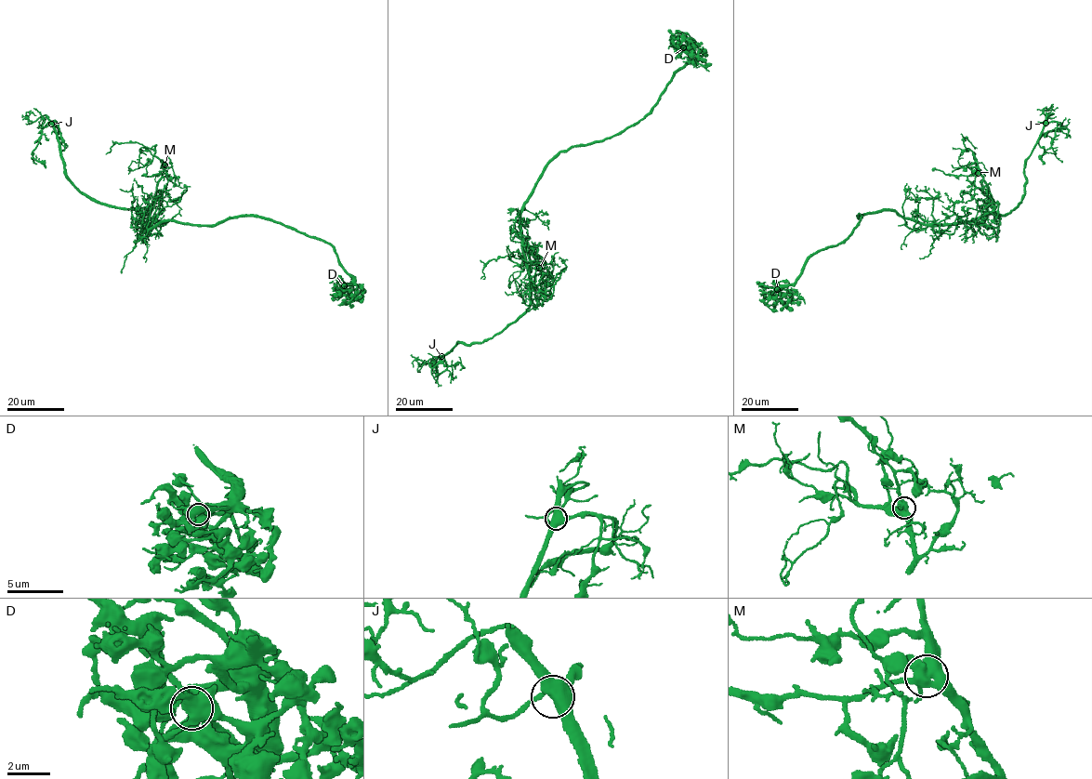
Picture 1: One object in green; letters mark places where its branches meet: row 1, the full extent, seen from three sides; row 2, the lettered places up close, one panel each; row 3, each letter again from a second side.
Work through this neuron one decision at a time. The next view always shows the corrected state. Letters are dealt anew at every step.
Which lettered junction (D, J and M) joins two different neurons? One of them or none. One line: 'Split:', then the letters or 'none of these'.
Split: none of these

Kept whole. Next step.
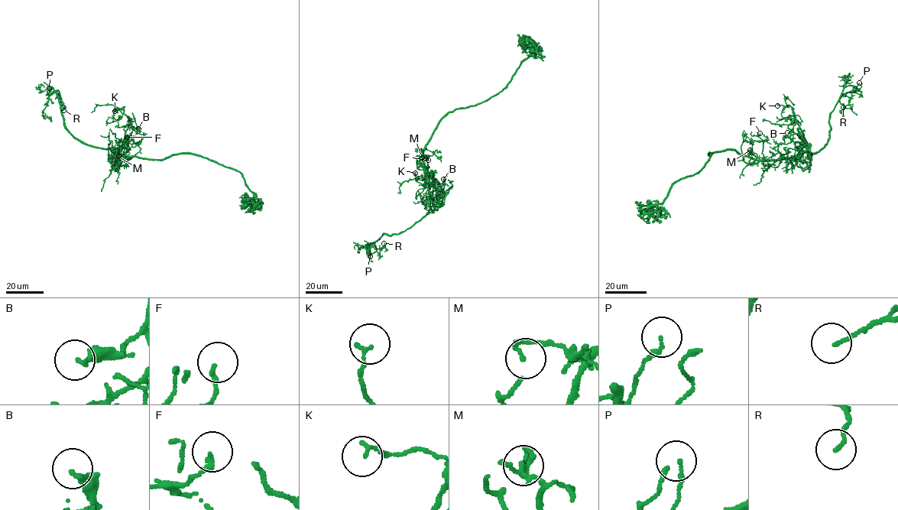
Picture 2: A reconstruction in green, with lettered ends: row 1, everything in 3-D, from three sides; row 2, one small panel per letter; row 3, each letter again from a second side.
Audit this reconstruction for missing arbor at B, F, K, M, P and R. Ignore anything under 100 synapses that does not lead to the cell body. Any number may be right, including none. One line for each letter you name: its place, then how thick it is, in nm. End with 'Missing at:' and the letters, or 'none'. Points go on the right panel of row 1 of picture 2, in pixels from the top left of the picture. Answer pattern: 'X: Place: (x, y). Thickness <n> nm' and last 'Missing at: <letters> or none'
P: Place: (859, 82). Thickness 140 nm
Missing at: P

